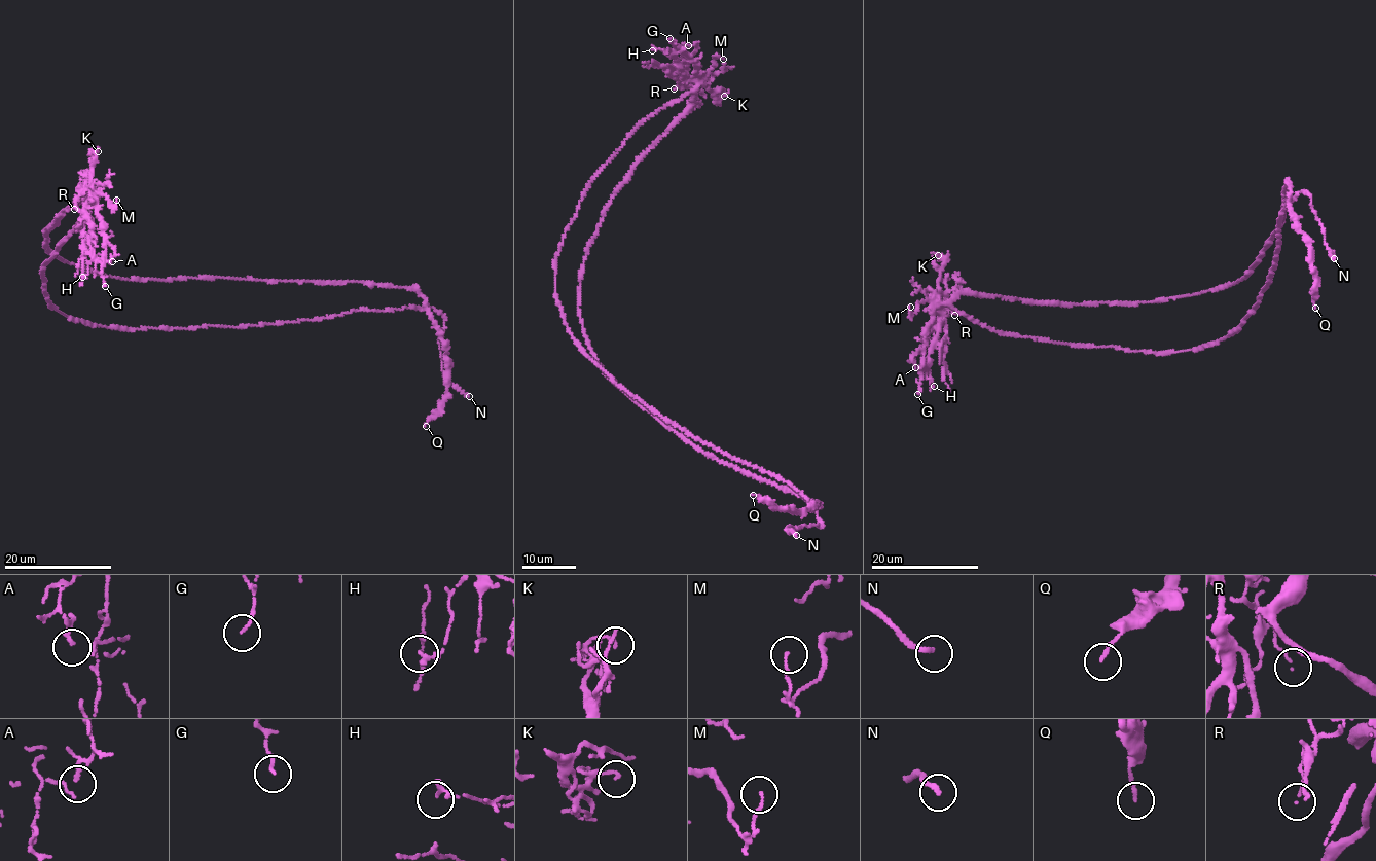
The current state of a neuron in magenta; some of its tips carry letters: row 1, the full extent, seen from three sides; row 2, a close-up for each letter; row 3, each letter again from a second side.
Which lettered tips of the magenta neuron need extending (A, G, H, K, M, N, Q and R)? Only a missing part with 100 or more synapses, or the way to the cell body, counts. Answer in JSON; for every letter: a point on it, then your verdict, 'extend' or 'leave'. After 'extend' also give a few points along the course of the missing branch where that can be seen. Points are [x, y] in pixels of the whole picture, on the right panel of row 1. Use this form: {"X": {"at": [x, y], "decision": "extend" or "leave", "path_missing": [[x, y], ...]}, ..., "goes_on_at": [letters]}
{"A": {"at": [915, 367], "decision": "leave"}, "G": {"at": [917, 394], "decision": "leave"}, "H": {"at": [934, 386], "decision": "leave"}, "K": {"at": [938, 255], "decision": "leave"}, "M": {"at": [910, 307], "decision": "leave"}, "N": {"at": [1334, 258], "decision": "extend", "path_missing": [[1334, 258], [1365, 262]]}, "Q": {"at": [1315, 308], "decision": "leave"}, "R": {"at": [954, 315], "decision": "leave"}, "goes_on_at": ["N"]}

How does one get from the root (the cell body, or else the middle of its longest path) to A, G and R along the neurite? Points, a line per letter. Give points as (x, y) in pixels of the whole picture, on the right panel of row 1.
A: (956, 299), (934, 309), (927, 330), (926, 345), (912, 357), (915, 367)
G: (956, 299), (934, 309), (927, 330), (917, 394)
R: (956, 299), (940, 303), (939, 294), (943, 294), (954, 315)

